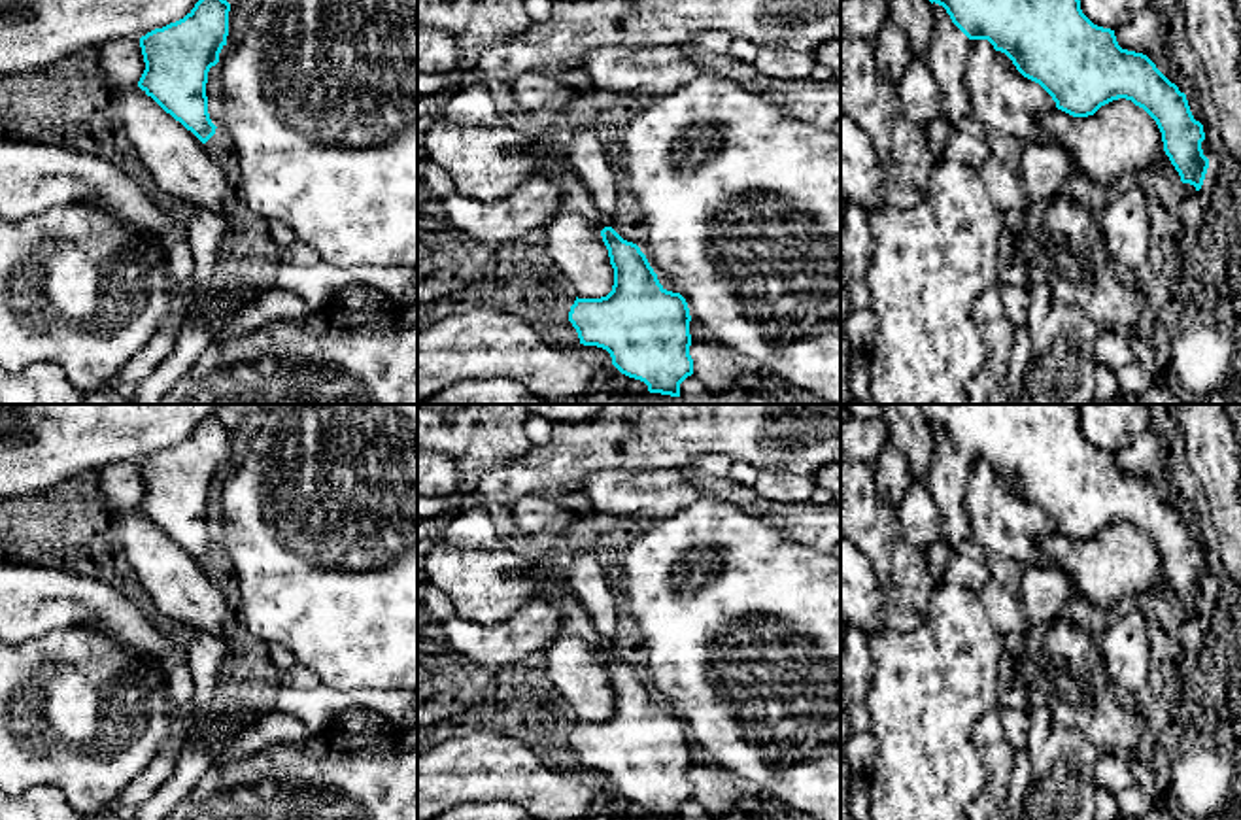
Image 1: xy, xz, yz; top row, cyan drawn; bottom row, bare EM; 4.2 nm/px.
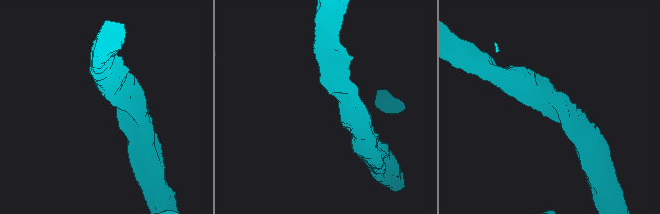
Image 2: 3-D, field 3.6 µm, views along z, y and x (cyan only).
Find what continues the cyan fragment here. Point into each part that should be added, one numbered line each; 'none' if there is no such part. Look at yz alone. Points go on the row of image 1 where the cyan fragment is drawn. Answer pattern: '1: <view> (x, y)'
1: yz (1119, 138)

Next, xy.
1: xy (186, 176)

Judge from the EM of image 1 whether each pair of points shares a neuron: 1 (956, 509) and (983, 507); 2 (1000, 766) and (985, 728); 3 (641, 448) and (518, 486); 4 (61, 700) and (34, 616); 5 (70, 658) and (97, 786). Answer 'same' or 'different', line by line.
1: different
2: same
3: same
4: different
5: same

